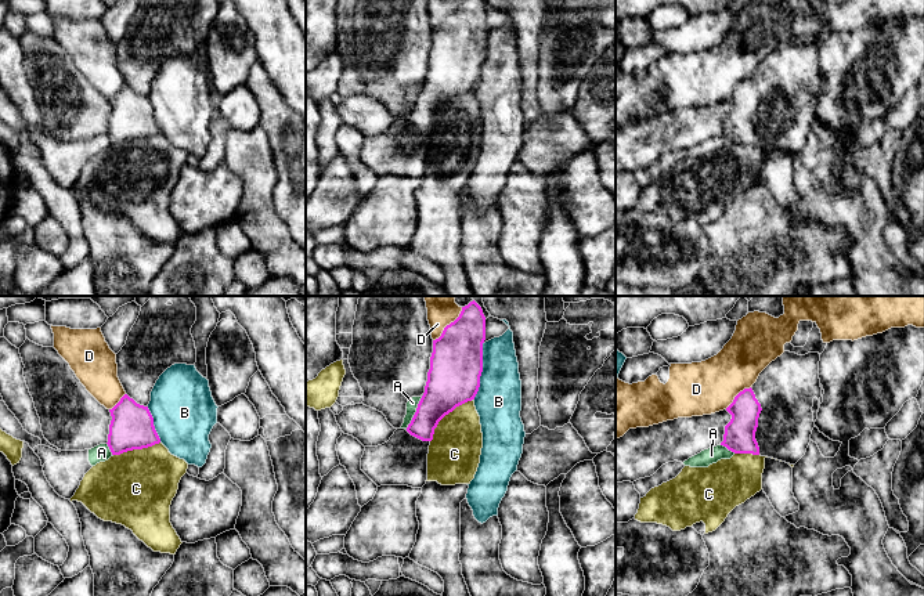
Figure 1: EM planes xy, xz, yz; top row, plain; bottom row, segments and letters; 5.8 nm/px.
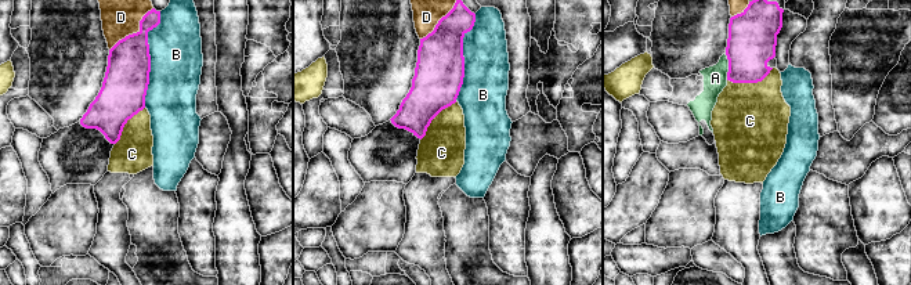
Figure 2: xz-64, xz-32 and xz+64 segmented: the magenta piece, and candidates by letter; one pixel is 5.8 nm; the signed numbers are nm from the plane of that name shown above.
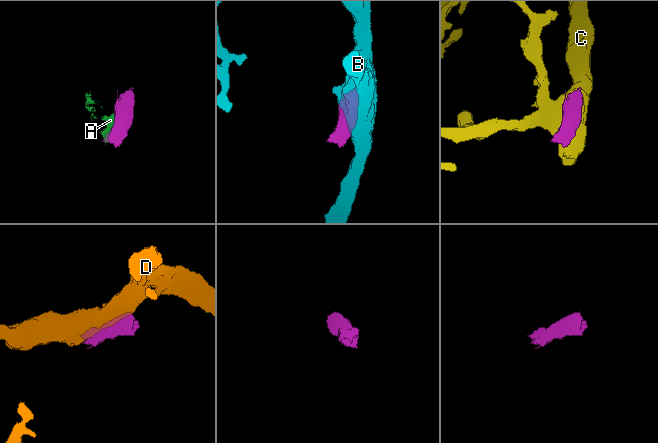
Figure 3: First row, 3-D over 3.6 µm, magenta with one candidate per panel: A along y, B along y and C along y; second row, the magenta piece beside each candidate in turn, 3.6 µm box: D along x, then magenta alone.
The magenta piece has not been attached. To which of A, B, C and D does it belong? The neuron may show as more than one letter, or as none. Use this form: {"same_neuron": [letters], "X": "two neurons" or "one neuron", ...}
{"same_neuron": [], "A": "two neurons", "B": "two neurons", "C": "two neurons", "D": "two neurons"}

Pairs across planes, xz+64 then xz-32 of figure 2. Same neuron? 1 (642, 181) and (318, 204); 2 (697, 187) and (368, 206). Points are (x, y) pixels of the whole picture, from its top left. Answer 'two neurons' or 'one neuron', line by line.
1: one neuron
2: one neuron

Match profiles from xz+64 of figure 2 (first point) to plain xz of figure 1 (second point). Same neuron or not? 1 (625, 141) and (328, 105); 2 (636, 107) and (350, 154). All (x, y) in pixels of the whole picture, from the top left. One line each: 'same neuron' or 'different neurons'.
1: same neuron
2: same neuron

